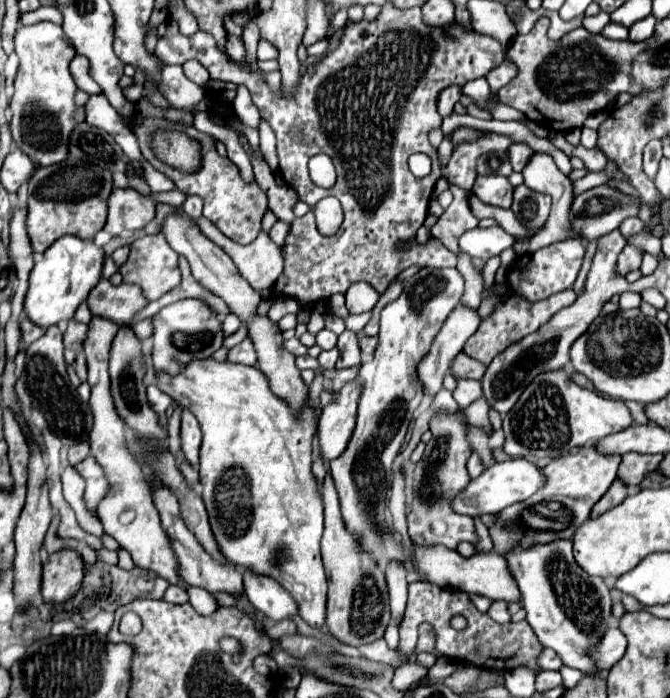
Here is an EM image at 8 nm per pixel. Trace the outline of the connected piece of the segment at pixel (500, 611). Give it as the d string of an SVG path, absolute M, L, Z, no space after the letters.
M494 601L488 609L488 615L496 621L496 623L508 623L510 621L510 613L508 613L508 603L502 601Z

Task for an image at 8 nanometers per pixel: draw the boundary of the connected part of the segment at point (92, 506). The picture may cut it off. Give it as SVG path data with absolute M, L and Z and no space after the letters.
M90 457L90 495L84 495L86 505L90 511L96 511L96 505L100 503L100 499L106 495L108 491L108 481L104 477L104 471L100 469L100 465Z

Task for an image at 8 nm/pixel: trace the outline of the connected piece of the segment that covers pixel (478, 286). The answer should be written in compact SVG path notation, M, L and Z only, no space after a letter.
M458 251L458 265L456 269L462 273L465 280L465 293L460 299L460 305L470 307L470 309L478 309L480 301L482 301L482 275L480 271L472 265L472 257L466 255L464 251Z

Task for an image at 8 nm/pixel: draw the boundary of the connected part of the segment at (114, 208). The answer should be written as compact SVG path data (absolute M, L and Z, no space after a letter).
M114 187L108 199L108 221L104 225L104 231L108 231L110 235L122 235L146 227L154 219L158 203L160 201L156 199L156 193L140 195L130 187Z

